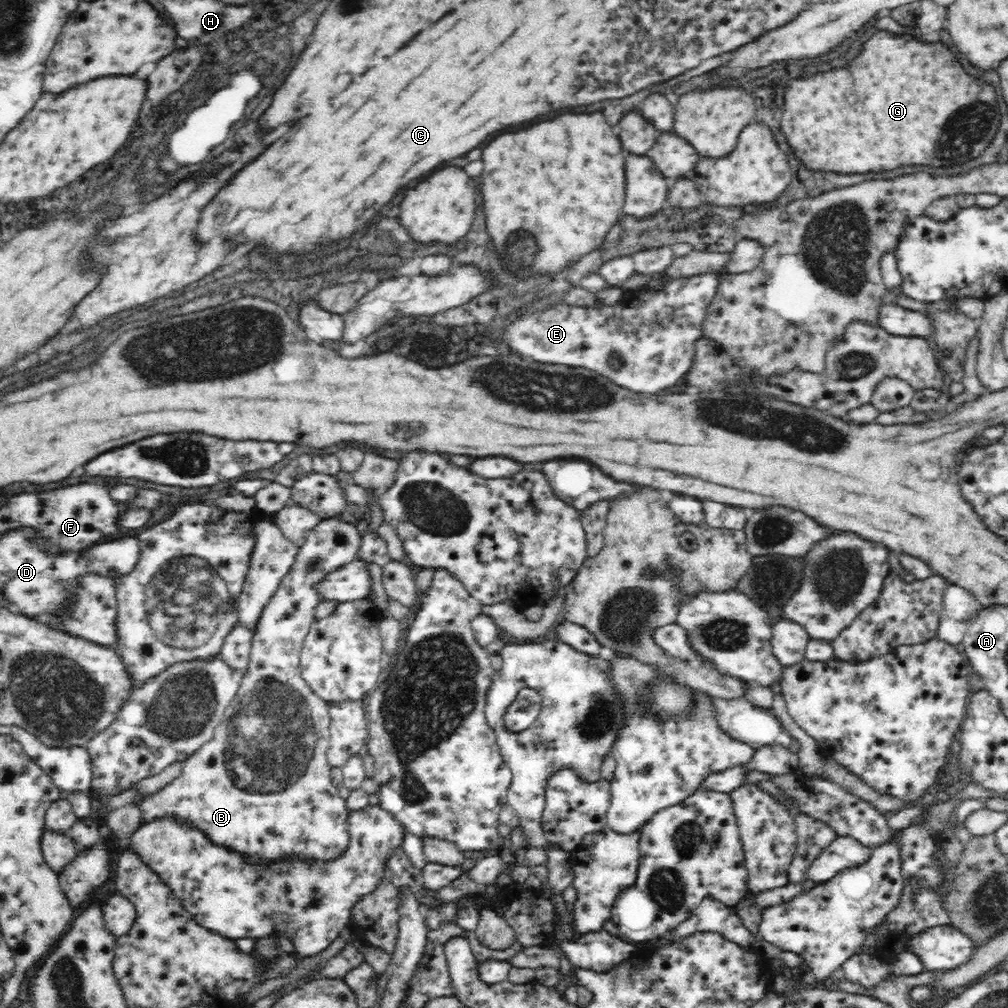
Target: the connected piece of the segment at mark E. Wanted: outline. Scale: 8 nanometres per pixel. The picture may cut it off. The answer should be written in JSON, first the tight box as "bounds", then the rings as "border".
{"bounds":[512,272,717,394],"border":[[[713,272],[682,276],[668,282],[658,292],[640,292],[632,300],[622,300],[620,304],[587,307],[568,305],[558,301],[554,307],[530,313],[524,320],[512,324],[512,348],[518,355],[530,357],[546,364],[564,364],[569,367],[582,367],[610,378],[612,382],[630,388],[640,394],[667,392],[679,388],[681,376],[688,370],[693,359],[693,342],[701,334],[701,321],[704,320],[705,306],[711,301],[717,285]]]}

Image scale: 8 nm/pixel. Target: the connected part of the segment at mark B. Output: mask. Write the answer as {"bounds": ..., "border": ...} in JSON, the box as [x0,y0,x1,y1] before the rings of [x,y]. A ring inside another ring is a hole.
{"bounds":[138,518,361,870],"border":[[[330,518],[321,520],[321,522],[308,532],[304,540],[304,544],[298,548],[298,552],[292,563],[292,568],[282,576],[278,590],[273,592],[272,598],[269,600],[266,607],[258,620],[258,626],[253,631],[253,644],[251,647],[250,664],[246,674],[239,678],[239,688],[237,695],[232,700],[227,710],[227,718],[225,721],[217,724],[212,738],[204,743],[190,758],[182,762],[182,772],[164,786],[160,791],[146,797],[138,804],[141,810],[141,820],[144,823],[154,822],[154,820],[164,820],[164,818],[173,818],[177,822],[181,822],[189,828],[195,828],[201,832],[206,839],[220,848],[226,848],[230,852],[239,854],[243,860],[250,862],[250,864],[259,864],[259,866],[266,866],[267,870],[272,868],[272,864],[276,862],[284,862],[286,860],[309,860],[309,862],[328,863],[336,858],[340,858],[348,850],[350,844],[350,831],[348,831],[348,818],[350,817],[350,810],[347,807],[346,801],[342,799],[338,790],[332,786],[332,779],[330,776],[331,766],[327,762],[327,750],[331,739],[330,731],[330,711],[329,703],[322,700],[317,694],[312,692],[312,689],[305,683],[305,680],[300,674],[299,658],[304,646],[304,637],[308,634],[312,623],[316,617],[316,606],[323,601],[322,593],[320,593],[320,585],[322,585],[329,575],[337,572],[340,568],[347,566],[350,562],[354,562],[358,558],[358,553],[361,548],[361,528],[348,524],[338,518]]]}

